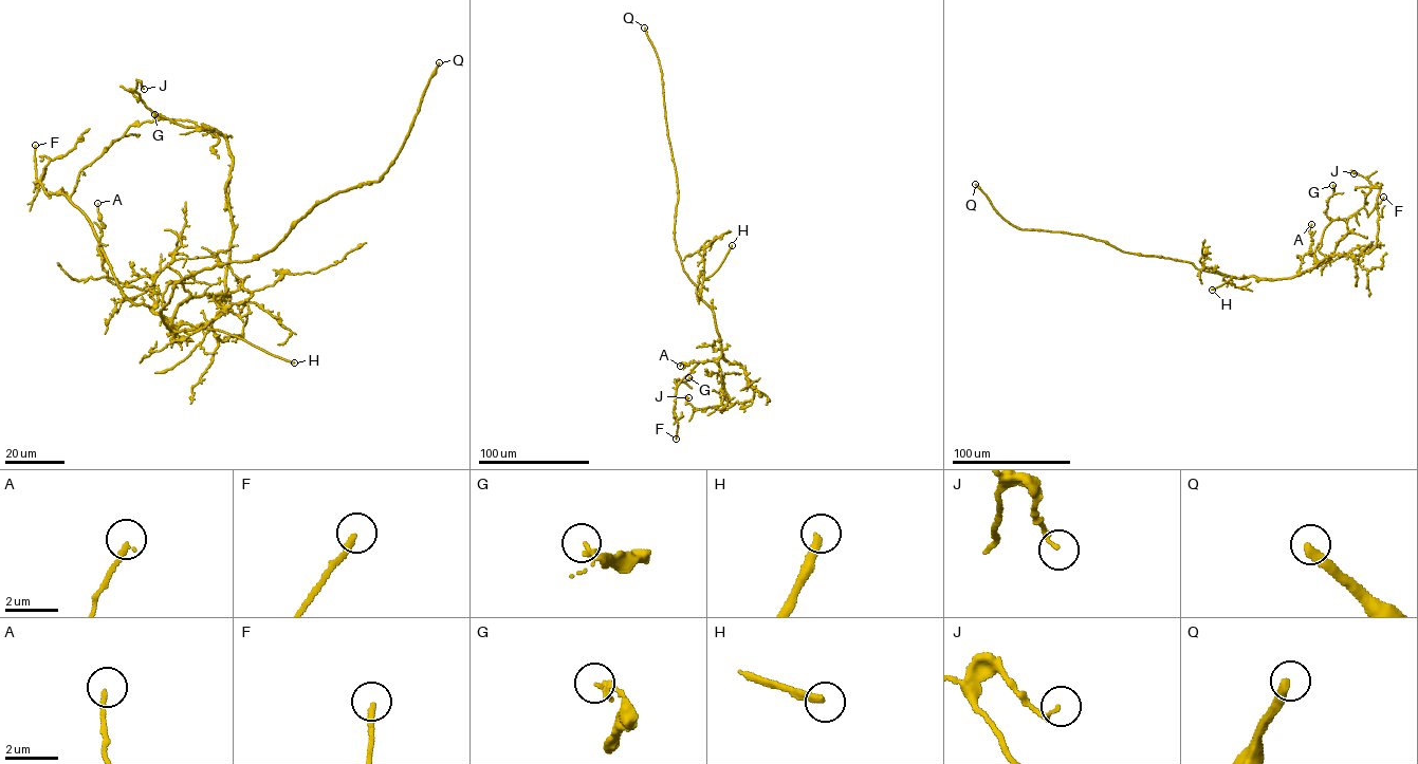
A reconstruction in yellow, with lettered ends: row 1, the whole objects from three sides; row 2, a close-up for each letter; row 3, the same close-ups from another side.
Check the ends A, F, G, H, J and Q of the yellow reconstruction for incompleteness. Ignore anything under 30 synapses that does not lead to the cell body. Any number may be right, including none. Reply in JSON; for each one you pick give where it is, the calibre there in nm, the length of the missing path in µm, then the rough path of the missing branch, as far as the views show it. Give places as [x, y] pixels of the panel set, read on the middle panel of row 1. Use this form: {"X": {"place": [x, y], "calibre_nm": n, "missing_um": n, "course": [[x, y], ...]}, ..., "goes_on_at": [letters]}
{"H": {"place": [732, 245], "calibre_nm": 280, "missing_um": 100, "course": [[732, 245], [734, 220], [728, 210], [724, 182], [717, 179], [712, 169]]}, "Q": {"place": [644, 28], "calibre_nm": 340, "missing_um": 250}, "goes_on_at": ["H", "Q"]}

